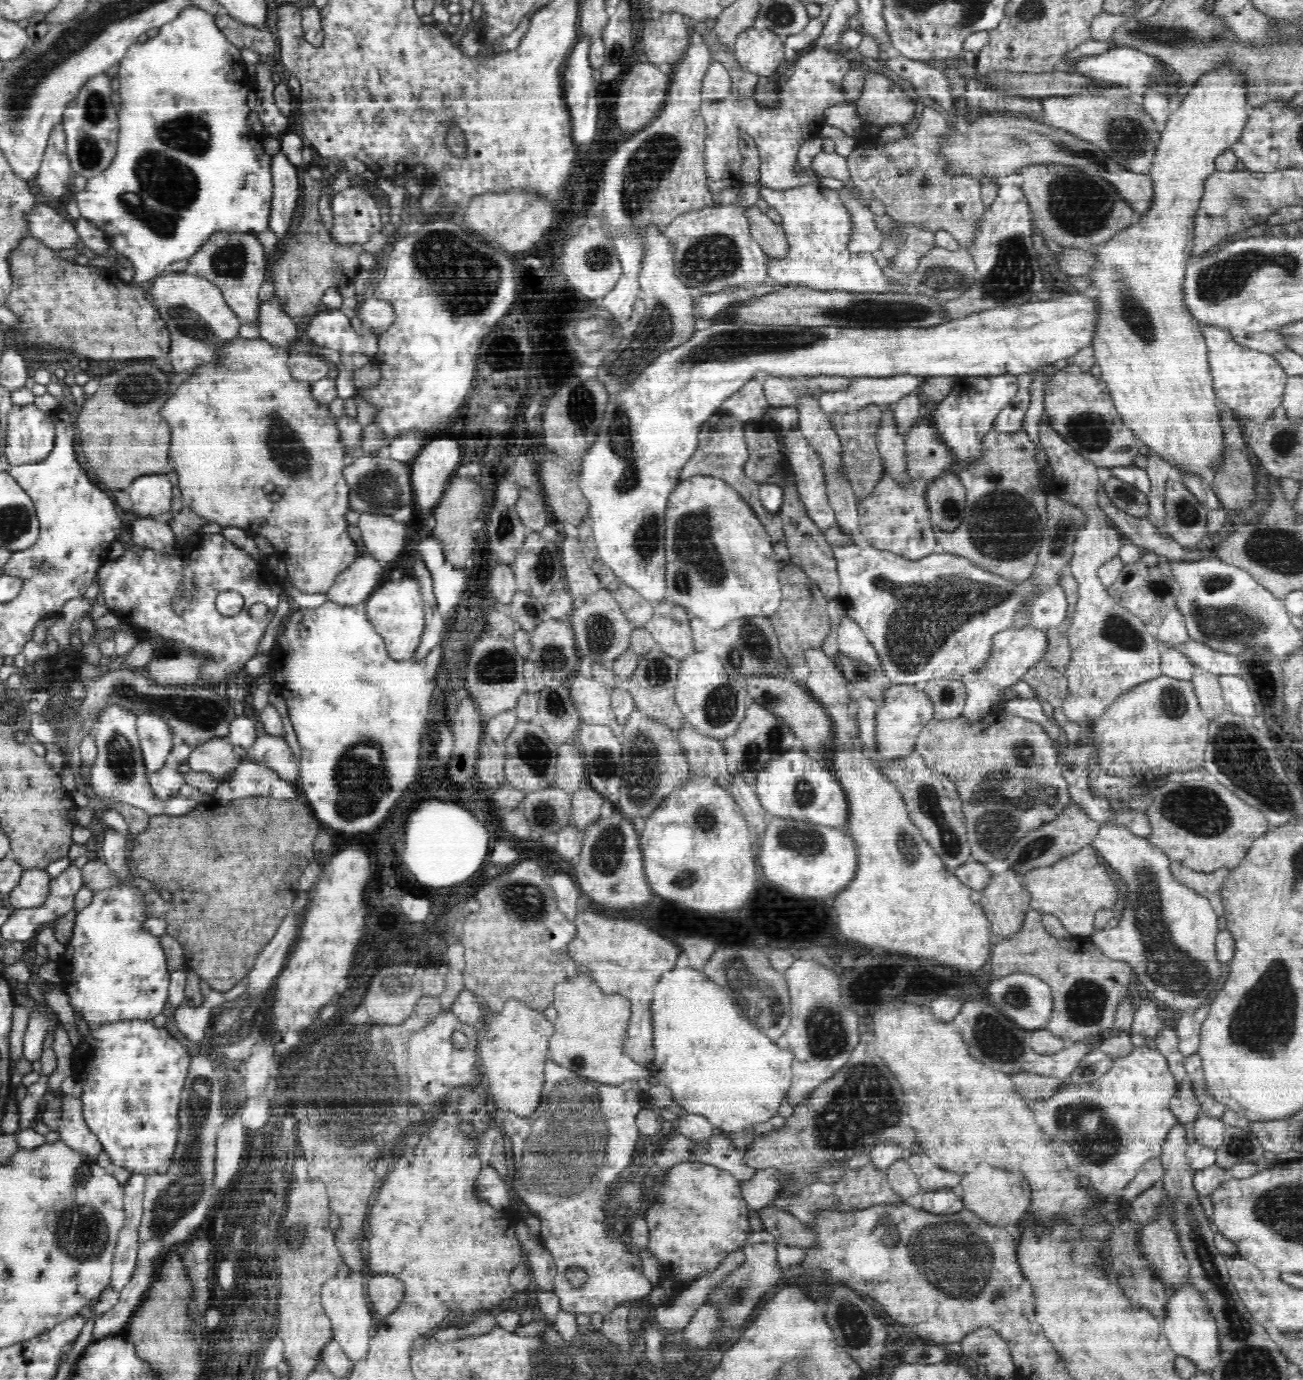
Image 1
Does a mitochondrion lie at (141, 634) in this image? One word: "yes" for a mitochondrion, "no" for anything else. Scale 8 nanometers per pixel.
no

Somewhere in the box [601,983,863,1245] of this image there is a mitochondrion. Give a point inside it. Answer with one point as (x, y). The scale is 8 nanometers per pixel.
(827, 1027)

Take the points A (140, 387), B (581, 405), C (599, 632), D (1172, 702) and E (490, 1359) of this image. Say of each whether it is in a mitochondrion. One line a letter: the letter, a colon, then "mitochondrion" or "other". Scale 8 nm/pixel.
A: mitochondrion
B: mitochondrion
C: mitochondrion
D: mitochondrion
E: other

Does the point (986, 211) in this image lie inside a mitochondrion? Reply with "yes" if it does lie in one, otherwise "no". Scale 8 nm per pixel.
no

